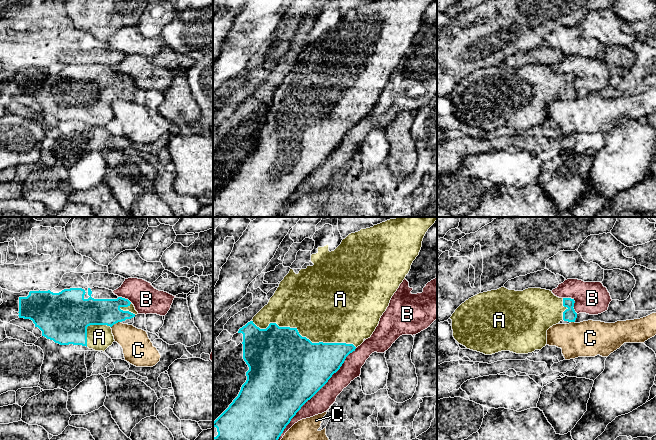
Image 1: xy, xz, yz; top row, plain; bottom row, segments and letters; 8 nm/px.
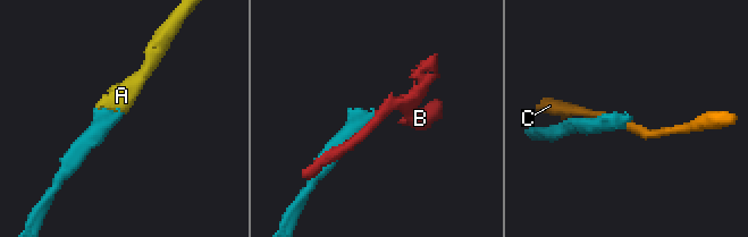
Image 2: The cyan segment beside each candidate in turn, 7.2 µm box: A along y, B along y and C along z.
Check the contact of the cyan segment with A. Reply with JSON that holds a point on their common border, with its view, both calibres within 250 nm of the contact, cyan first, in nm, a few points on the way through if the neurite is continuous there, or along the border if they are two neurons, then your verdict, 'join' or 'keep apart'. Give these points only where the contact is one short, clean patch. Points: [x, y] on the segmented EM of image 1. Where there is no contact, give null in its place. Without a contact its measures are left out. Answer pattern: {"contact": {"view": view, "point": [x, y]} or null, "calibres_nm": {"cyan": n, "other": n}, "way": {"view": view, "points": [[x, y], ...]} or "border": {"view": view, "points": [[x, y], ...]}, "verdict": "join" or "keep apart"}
{"contact": {"view": "xz", "point": [303, 337]}, "calibres_nm": {"cyan": 500, "other": 480}, "verdict": "join"}

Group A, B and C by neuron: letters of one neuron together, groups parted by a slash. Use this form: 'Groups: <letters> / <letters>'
Groups: A / B / C

